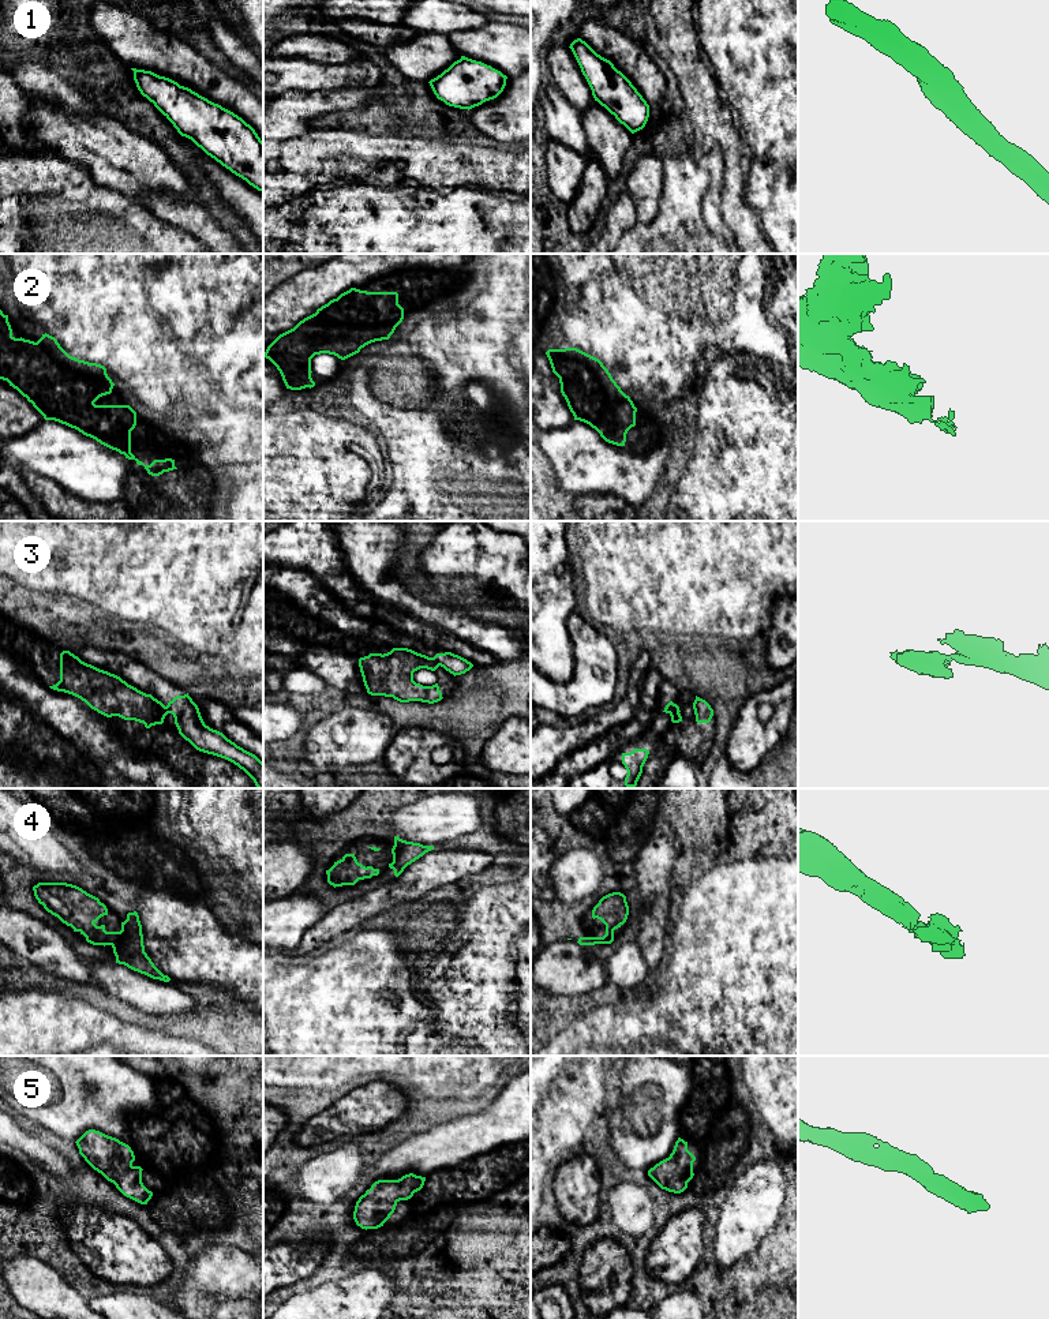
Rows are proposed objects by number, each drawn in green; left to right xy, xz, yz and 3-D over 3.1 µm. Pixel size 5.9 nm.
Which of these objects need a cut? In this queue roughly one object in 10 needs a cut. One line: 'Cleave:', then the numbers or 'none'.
Cleave: 2

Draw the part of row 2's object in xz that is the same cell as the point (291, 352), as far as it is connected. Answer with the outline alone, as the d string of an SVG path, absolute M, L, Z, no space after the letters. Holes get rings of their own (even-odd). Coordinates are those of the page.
M312 314L280 334L263 357L277 367L286 389L311 389L315 386L311 378L311 359L315 355L329 353L341 360L349 357L349 340L341 334L345 326L346 321L340 318L337 325L326 330L325 321Z

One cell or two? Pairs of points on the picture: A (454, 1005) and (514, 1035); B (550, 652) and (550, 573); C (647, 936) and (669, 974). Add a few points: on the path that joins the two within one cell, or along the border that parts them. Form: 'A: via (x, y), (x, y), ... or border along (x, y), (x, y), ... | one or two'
A: via (469, 1005), (487, 1008), (499, 1020) | one
B: via (550, 633), (550, 592) | one
C: border along (670, 932), (666, 956), (651, 971) | two

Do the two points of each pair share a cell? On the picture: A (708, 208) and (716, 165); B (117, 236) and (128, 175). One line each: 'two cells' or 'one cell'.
A: one cell
B: two cells

